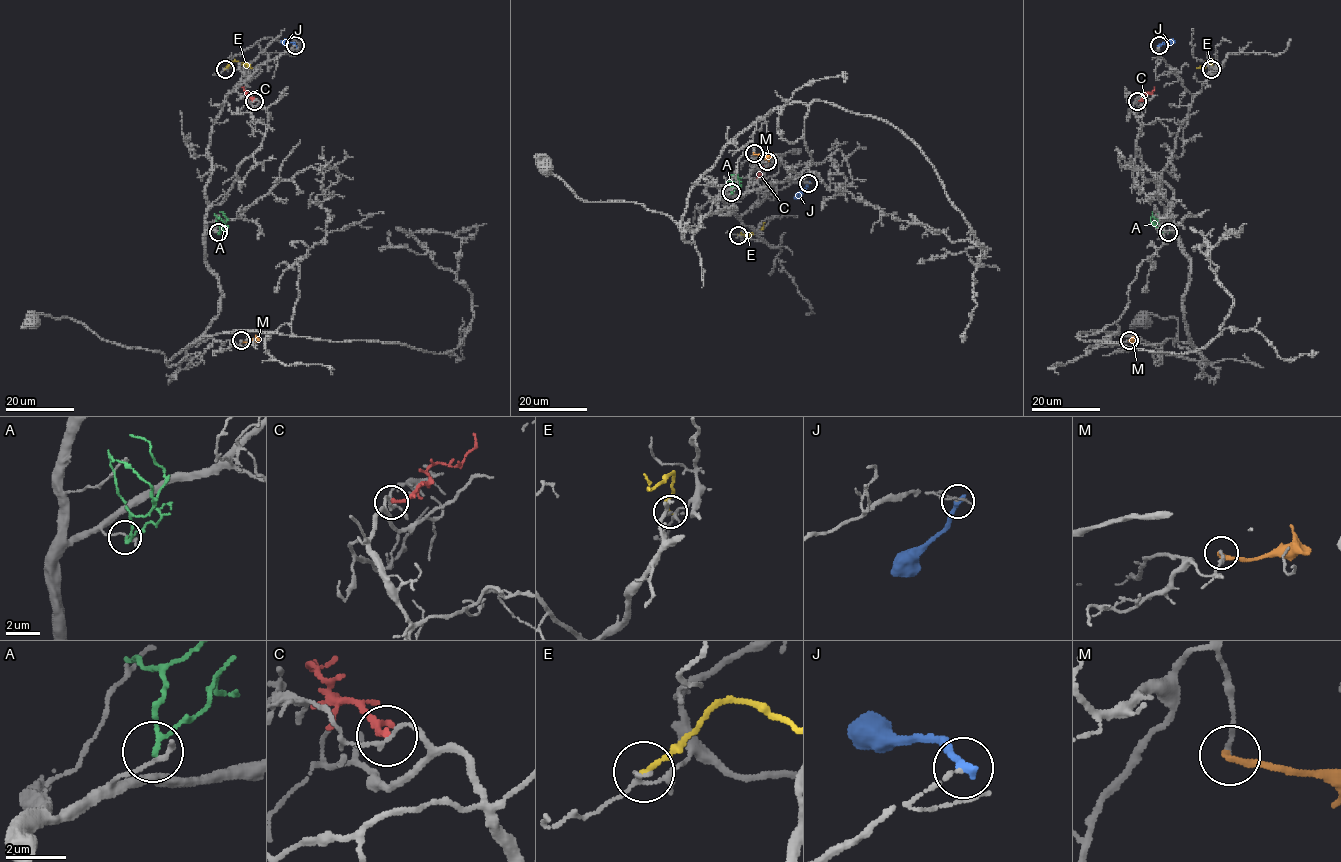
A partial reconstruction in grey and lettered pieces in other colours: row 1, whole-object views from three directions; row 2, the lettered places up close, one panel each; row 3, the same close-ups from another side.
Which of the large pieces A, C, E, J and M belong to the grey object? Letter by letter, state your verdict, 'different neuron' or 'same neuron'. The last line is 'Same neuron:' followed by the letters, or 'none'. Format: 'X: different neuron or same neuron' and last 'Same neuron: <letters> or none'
A: different neuron
C: different neuron
E: different neuron
J: different neuron
M: different neuron
Same neuron: none

